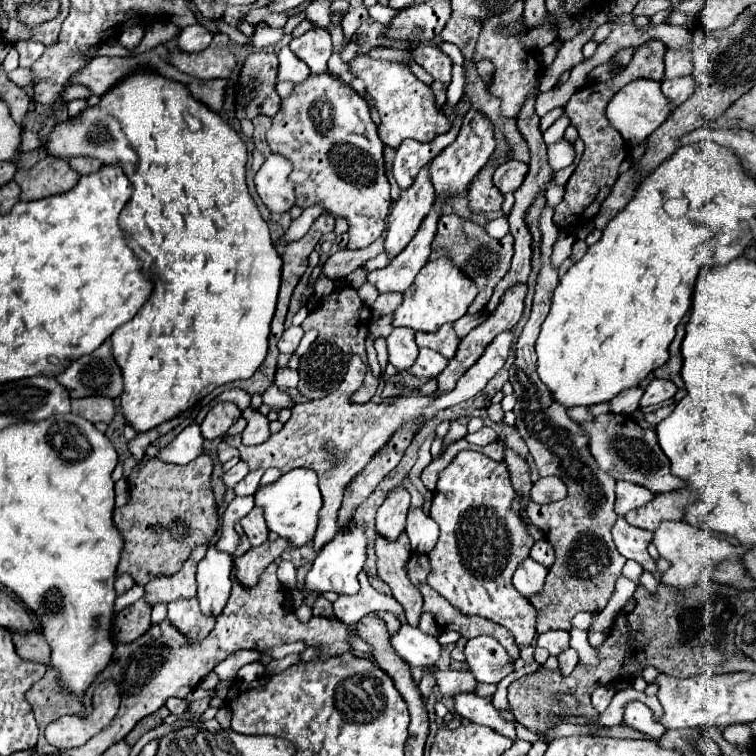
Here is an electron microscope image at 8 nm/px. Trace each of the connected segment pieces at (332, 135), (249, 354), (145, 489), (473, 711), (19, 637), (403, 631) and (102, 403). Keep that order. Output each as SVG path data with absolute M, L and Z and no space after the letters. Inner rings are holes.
M312 73L304 83L294 87L290 97L282 101L280 111L272 119L272 127L266 133L266 139L274 153L282 153L294 161L290 181L296 189L296 205L302 209L322 205L324 213L330 213L332 217L344 217L348 221L348 249L364 249L384 233L386 217L392 205L390 183L384 167L384 145L376 133L368 103L354 89L344 87L336 75Z
M132 71L130 75L126 75L122 79L122 83L118 81L118 85L114 85L114 89L110 89L110 93L102 95L98 105L86 107L74 119L68 117L68 119L56 123L54 129L50 131L48 139L44 141L44 151L48 155L58 157L58 159L70 159L76 155L86 157L88 155L88 157L96 157L104 165L118 163L120 169L124 171L124 175L132 183L132 197L126 203L126 207L122 209L118 223L120 223L120 231L126 239L126 245L138 257L144 257L142 269L150 277L154 289L152 289L152 295L148 297L148 301L142 305L142 309L128 323L118 327L110 337L114 359L120 365L122 377L124 377L124 393L120 399L122 399L122 411L124 411L126 421L136 431L148 431L148 429L152 429L168 419L176 417L178 413L182 413L184 409L194 405L198 399L208 395L214 387L236 381L236 379L252 377L254 371L262 365L266 351L268 351L270 321L272 321L272 315L276 309L276 297L278 297L280 275L282 275L282 257L278 257L278 251L270 239L268 223L262 219L258 205L248 191L248 185L246 185L248 151L246 151L246 143L242 141L242 137L218 113L214 113L212 109L206 109L206 105L202 105L200 101L194 101L194 97L190 97L190 89L186 85L182 85L180 81L158 75L156 71Z
M198 455L188 465L166 463L158 457L142 459L130 473L130 501L126 507L114 511L114 521L124 533L124 551L118 565L118 573L130 573L136 583L148 583L154 575L172 575L188 559L196 545L208 545L216 527L216 503L212 495L212 459ZM176 521L186 523L182 539L172 537L172 525Z
M460 693L458 697L454 697L454 707L458 715L480 725L490 725L498 733L510 737L513 741L516 740L514 725L510 721L504 721L484 697L478 697L476 693Z
M12 633L12 641L16 647L16 653L22 659L46 665L48 655L50 655L50 647L46 645L46 641L42 639L40 633Z
M404 623L398 633L392 635L392 647L412 667L434 665L434 661L440 657L440 643L408 623Z
M84 397L72 401L72 413L84 417L90 423L110 423L116 415L114 399L110 397Z

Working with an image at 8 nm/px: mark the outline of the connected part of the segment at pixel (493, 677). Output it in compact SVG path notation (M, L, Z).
M488 635L474 637L464 649L468 669L482 683L500 683L508 673L512 673L512 661L506 649Z

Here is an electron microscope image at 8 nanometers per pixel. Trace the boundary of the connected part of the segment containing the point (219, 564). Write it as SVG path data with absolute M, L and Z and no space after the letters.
M210 543L204 559L198 563L198 601L202 613L220 615L222 607L230 595L230 571L232 557L228 553L220 553L220 549Z

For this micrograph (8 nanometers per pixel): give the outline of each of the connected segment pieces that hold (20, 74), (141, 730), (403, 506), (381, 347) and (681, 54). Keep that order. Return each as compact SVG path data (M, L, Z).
M18 67L18 69L10 71L8 77L10 77L16 85L20 85L20 87L32 87L32 85L36 83L32 69L24 69L24 67Z
M162 706L158 711L144 717L128 735L126 735L126 741L128 741L128 745L134 745L144 733L148 733L150 729L154 729L154 727L158 727L160 723L162 723L162 719L164 717L168 717L170 715L170 711L166 709L165 706Z
M394 487L384 497L376 513L376 529L386 539L396 539L406 527L406 513L410 509L410 493L404 487Z
M378 338L374 342L374 347L377 353L377 359L381 367L380 377L384 377L383 372L388 364L388 350L386 345L386 339Z
M668 49L666 51L666 73L664 73L664 79L676 79L676 77L686 77L694 71L694 65L688 57L686 51L680 51L680 49Z

